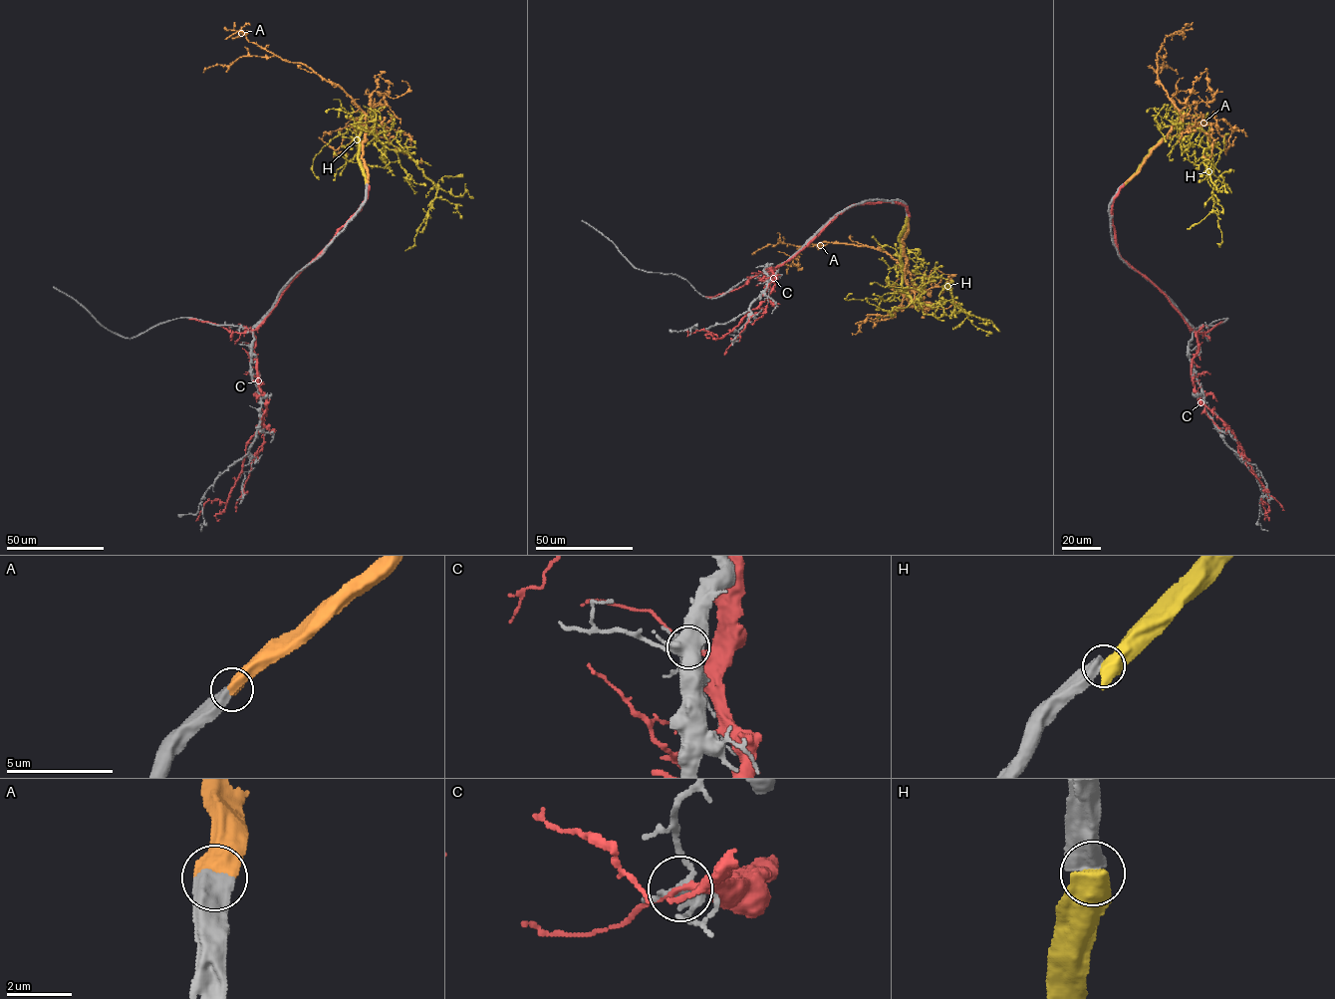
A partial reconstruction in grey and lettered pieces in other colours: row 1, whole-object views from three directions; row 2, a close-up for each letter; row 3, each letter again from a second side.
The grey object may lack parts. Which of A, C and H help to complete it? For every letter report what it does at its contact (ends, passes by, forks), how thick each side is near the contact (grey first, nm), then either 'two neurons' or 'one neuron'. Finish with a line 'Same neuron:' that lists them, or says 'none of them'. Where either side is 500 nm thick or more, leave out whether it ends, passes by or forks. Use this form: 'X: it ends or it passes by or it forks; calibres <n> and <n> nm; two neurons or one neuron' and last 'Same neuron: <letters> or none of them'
A: calibres 650 and 700 nm; one neuron
C: it passes by; calibres 340 and 160 nm; two neurons
H: calibres 700 and 800 nm; two neurons
Same neuron: A

